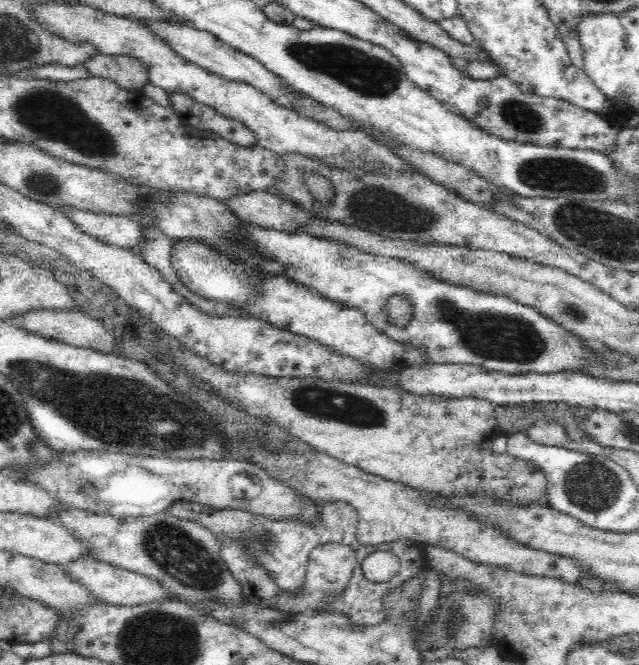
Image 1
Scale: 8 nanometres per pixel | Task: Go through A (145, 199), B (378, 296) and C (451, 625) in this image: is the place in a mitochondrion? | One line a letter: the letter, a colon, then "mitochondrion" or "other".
A: other
B: other
C: mitochondrion

